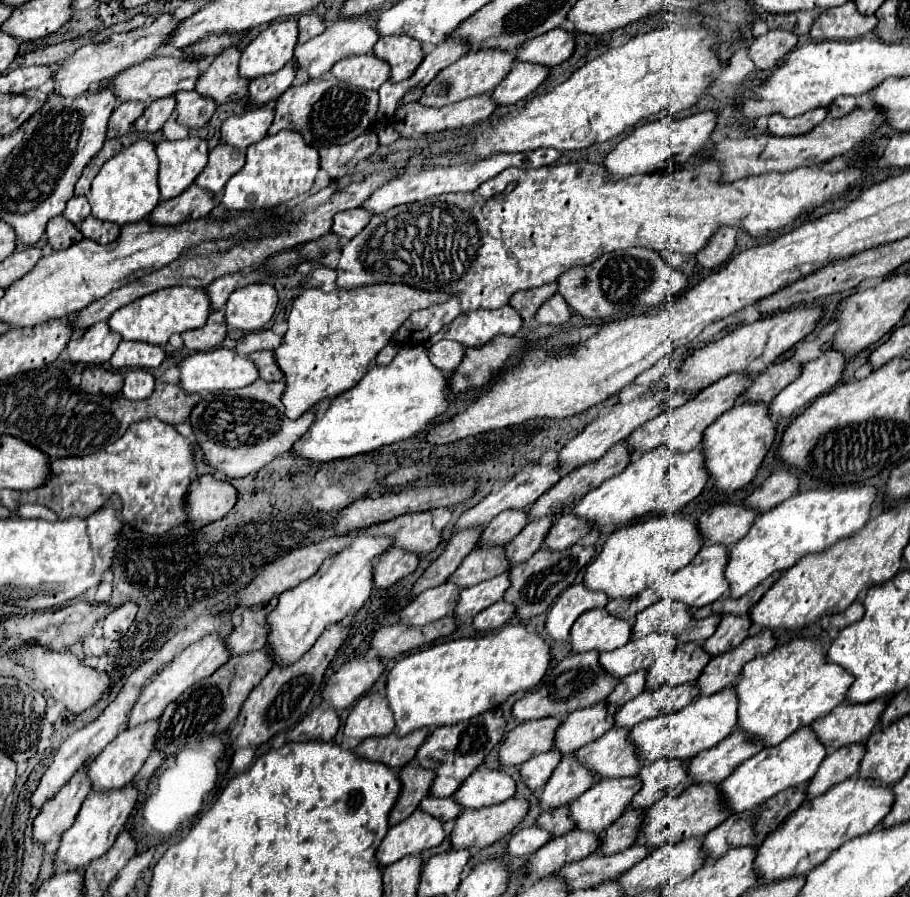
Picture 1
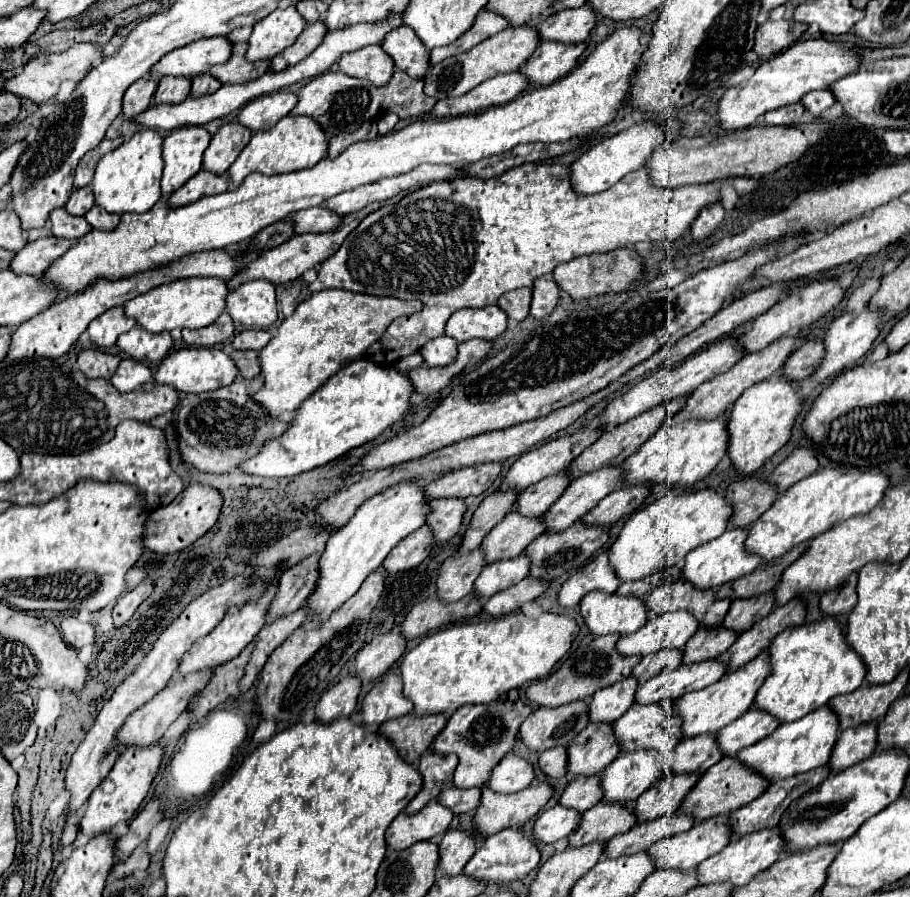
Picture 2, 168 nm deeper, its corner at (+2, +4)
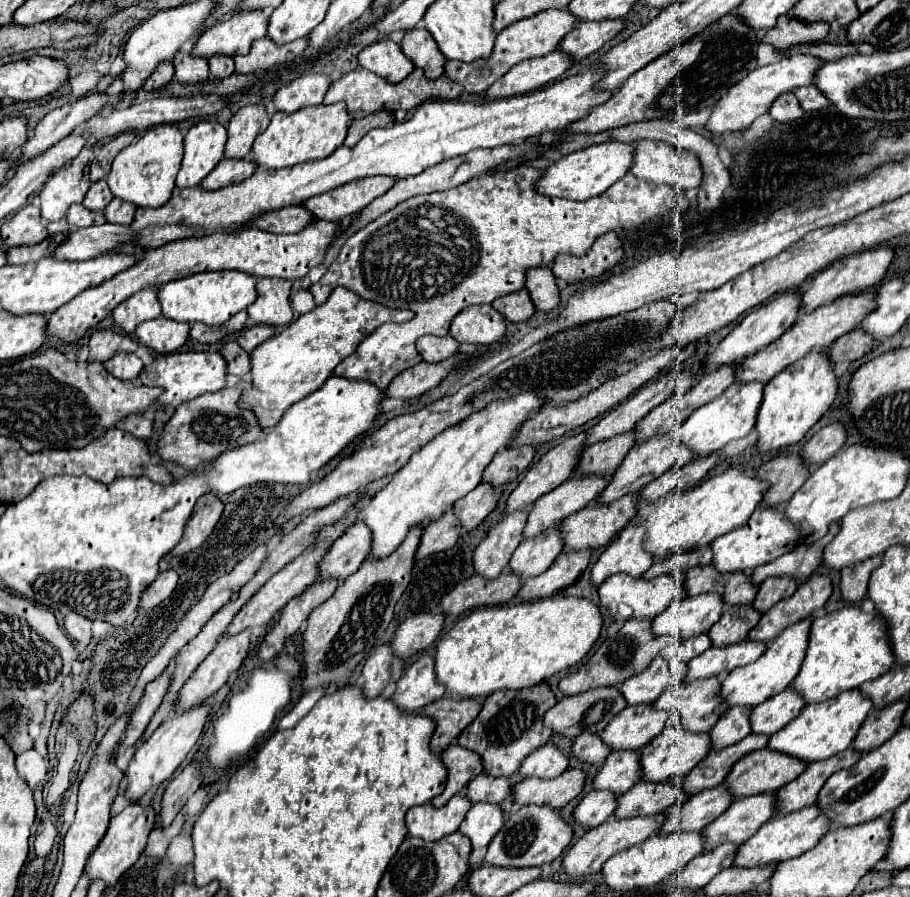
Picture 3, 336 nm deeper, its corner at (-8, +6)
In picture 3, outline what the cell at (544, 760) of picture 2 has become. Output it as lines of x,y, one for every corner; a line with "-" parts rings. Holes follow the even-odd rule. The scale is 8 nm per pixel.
580,734
576,740
574,740
574,748
572,748
574,756
588,762
588,764
594,764
594,766
600,766
606,756
612,752
612,748
600,738
600,734

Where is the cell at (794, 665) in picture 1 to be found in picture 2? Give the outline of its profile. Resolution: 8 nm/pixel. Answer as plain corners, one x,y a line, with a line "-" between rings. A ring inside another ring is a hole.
824,618
820,622
784,630
772,640
766,652
770,674
756,692
754,706
772,714
780,724
806,716
808,712
824,706
834,696
854,692
866,676
862,660
858,660
858,656
846,648
842,630
834,618

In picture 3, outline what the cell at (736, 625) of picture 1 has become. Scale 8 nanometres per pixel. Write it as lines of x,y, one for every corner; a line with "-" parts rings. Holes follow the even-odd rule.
772,576
772,578
766,578
760,584
760,590
756,594
754,606
756,606
756,610
766,612
770,606
774,606
776,602
780,602
782,598
788,598
796,588
798,588
798,584
790,576

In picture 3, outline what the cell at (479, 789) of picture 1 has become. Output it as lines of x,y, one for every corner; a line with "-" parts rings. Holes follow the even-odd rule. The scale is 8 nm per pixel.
548,742
546,746
534,750
522,762
518,774
524,776
524,778
530,778
530,776
536,776
536,778
556,778
556,776
560,776
568,768
570,768
568,756
558,746

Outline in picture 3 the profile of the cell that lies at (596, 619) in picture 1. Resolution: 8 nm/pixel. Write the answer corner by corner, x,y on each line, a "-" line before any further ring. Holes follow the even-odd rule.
626,572
622,574
612,574
608,580
604,580
598,588
600,594
600,604
612,614
614,620
626,622
630,618
654,618
656,614
664,612
664,608
672,602
672,598
686,596
686,586
684,586
684,574
674,572
674,574
662,574
656,578
634,578

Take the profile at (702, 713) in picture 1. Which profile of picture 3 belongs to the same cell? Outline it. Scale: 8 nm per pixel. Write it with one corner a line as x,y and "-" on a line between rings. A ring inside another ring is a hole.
804,618
792,626
788,626
780,636
776,636
772,642
768,642
766,652
752,664
734,668
722,682
720,696
728,706
758,706
766,698
782,692
800,672
800,666
804,662
804,654
808,648
808,634
810,634
812,618

